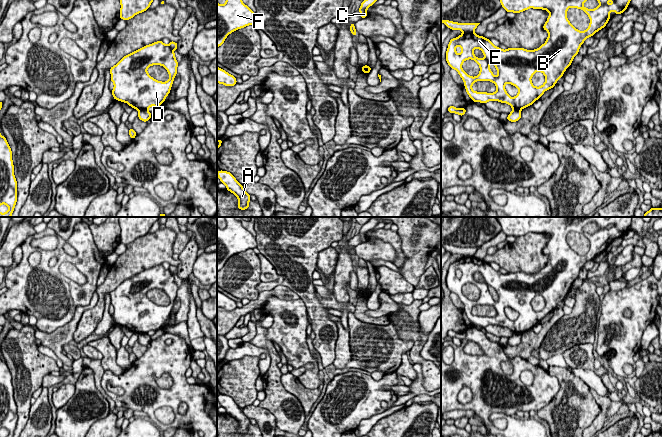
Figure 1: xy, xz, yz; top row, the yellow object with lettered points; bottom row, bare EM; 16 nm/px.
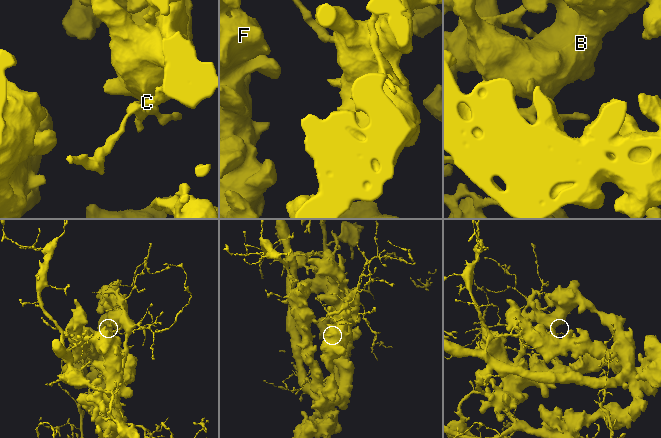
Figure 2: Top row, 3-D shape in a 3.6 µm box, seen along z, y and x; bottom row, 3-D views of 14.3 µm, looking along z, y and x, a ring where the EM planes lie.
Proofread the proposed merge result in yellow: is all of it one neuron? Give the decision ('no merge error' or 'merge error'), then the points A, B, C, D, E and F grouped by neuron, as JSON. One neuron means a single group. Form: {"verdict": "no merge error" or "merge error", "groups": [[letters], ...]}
{"verdict": "merge error", "groups": [["A", "B", "D", "E", "F"], ["C"]]}

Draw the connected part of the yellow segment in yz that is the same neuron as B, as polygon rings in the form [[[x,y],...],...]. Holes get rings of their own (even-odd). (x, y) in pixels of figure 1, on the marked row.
[[[500,0],[506,12],[515,14],[529,8],[547,10],[549,17],[543,25],[543,29],[548,32],[546,42],[535,50],[524,48],[502,50],[483,36],[478,36],[474,32],[464,32],[450,40],[446,51],[447,63],[459,73],[466,92],[474,103],[499,101],[509,104],[513,109],[526,108],[540,99],[546,90],[554,87],[578,54],[585,39],[606,26],[610,20],[610,12],[623,13],[631,0],[613,0],[610,5],[607,4],[609,0],[597,0],[600,5],[593,10],[583,6],[586,1]],[[570,7],[582,9],[589,16],[590,24],[585,31],[577,30],[567,19],[566,13]],[[475,48],[483,52],[484,59],[474,55]],[[467,59],[476,61],[480,66],[480,73],[476,77],[471,77],[463,71],[462,63]],[[490,63],[495,65],[497,77],[489,68]],[[536,71],[541,71],[546,78],[541,87],[535,87],[531,82],[531,77]],[[476,81],[491,81],[496,85],[497,91],[495,93],[473,91],[472,84]],[[506,83],[519,89],[515,97],[511,98],[506,92]]]

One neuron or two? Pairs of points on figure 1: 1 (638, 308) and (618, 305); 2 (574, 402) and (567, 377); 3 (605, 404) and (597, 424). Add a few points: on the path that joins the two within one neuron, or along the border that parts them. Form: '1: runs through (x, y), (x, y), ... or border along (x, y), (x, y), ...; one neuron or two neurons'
1: runs through (633, 305), (623, 305); one neuron
2: runs through (571, 396), (566, 388), (566, 383); one neuron
3: runs through (605, 409), (605, 414), (601, 419); one neuron

